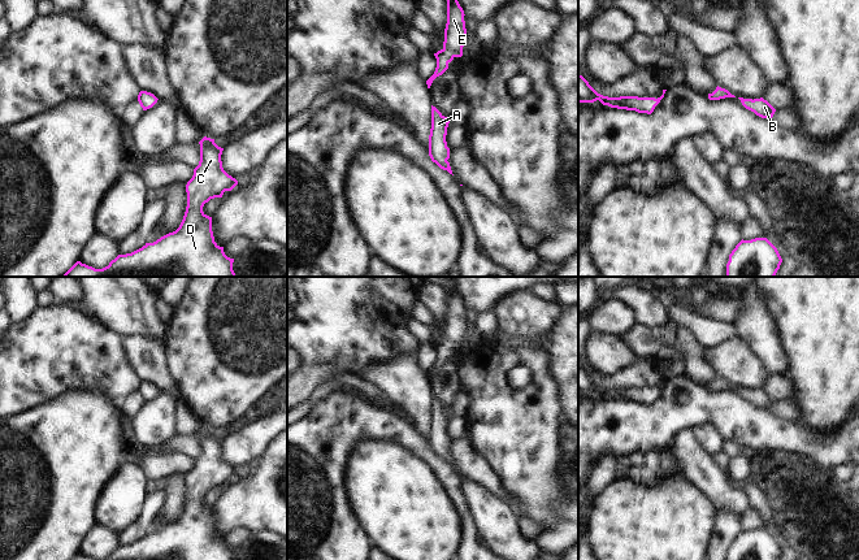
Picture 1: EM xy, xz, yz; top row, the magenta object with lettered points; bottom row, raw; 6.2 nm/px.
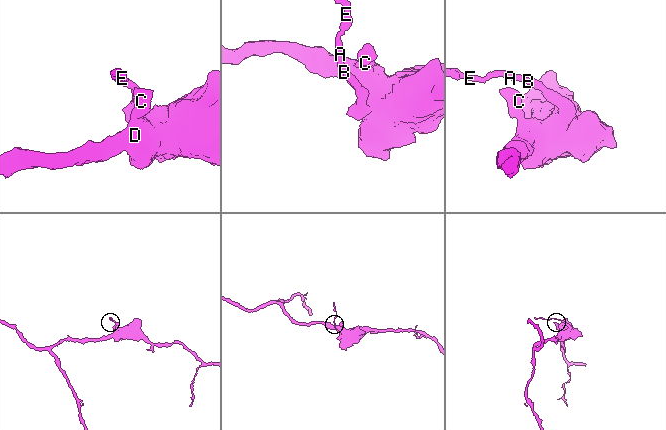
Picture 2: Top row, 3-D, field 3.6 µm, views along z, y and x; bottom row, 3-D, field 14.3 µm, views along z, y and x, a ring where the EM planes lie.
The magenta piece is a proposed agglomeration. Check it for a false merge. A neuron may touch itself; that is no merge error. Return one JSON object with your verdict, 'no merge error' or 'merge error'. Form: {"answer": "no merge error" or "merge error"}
{"answer": "no merge error"}

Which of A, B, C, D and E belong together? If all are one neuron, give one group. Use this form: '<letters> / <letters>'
A B C D E

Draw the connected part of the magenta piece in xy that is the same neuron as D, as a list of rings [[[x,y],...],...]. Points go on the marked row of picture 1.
[[[204,136],[199,144],[200,161],[186,185],[187,207],[175,231],[153,243],[146,243],[131,253],[118,255],[103,269],[77,261],[62,277],[237,277],[233,270],[234,259],[227,257],[224,247],[214,242],[212,217],[203,212],[203,207],[211,199],[222,197],[225,191],[231,191],[238,181],[224,170],[221,161],[224,148],[218,147],[214,139]]]

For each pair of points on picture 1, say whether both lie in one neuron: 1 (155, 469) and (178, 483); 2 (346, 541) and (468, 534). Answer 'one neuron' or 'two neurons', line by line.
1: two neurons
2: one neuron

